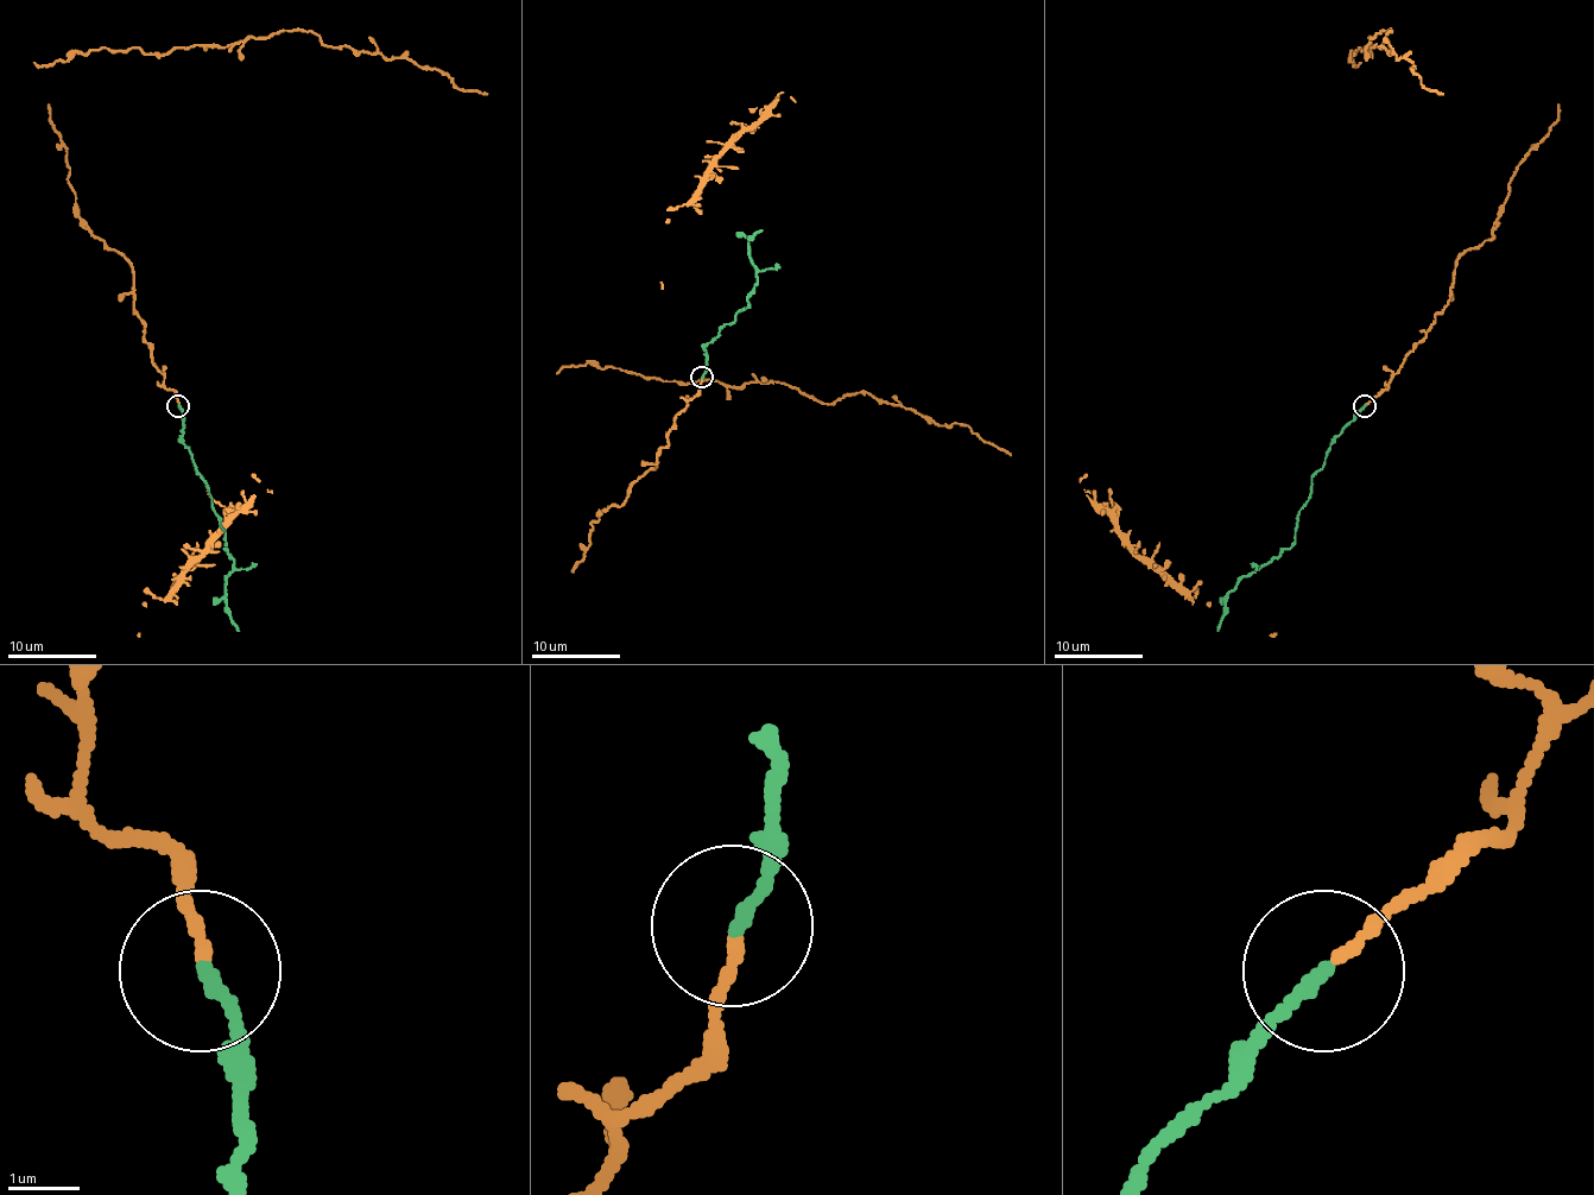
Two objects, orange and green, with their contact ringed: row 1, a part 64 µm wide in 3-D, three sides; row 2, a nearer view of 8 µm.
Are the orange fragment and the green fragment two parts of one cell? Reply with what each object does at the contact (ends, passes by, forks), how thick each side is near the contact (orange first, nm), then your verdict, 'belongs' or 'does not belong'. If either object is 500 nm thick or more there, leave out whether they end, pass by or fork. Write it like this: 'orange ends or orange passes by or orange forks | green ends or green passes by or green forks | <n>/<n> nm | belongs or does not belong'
orange ends | green ends | 170/200 nm | belongs

